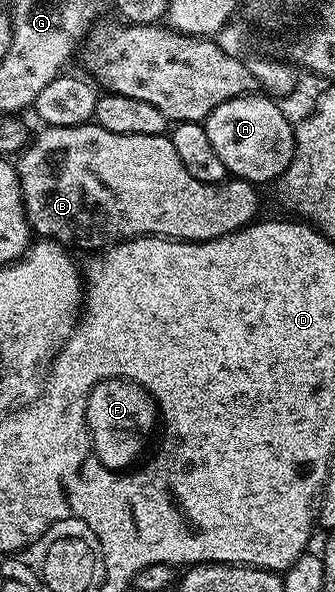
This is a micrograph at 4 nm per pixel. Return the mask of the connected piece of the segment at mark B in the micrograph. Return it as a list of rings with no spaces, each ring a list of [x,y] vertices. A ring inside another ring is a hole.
[[[91,121],[75,127],[47,127],[41,128],[38,136],[31,138],[22,148],[16,159],[16,170],[20,189],[22,190],[22,204],[26,210],[26,219],[30,222],[30,230],[35,236],[52,239],[61,243],[67,249],[83,247],[86,253],[97,253],[113,244],[125,243],[128,239],[141,239],[143,237],[165,237],[177,239],[188,243],[203,243],[209,239],[215,239],[221,235],[227,235],[230,231],[238,231],[241,227],[255,222],[258,215],[258,191],[255,184],[246,179],[227,177],[221,183],[201,183],[184,169],[180,157],[176,154],[176,145],[172,145],[169,134],[165,135],[125,135],[124,133],[108,133],[108,129],[98,126]]]

